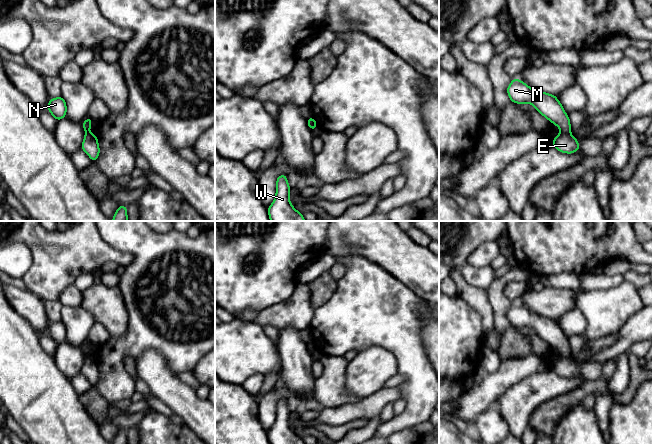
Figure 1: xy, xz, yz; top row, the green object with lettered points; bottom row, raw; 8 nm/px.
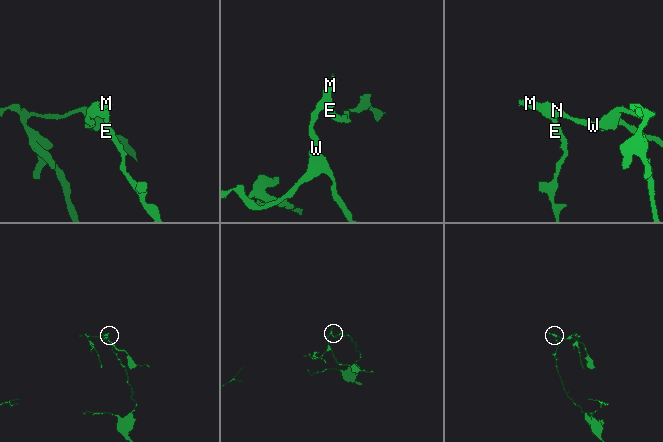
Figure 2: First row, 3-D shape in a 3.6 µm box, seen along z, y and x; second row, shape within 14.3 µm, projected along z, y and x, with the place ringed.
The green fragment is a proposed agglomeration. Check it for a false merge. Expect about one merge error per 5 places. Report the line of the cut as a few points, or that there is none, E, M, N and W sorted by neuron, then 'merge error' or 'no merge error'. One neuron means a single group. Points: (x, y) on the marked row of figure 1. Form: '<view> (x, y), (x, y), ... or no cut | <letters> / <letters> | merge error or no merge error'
yz (561, 132), (569, 133) | E / M N W | merge error

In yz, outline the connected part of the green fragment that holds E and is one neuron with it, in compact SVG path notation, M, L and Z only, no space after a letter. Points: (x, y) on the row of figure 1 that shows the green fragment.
M560 133L554 137L551 145L558 151L568 154L575 153L580 149L579 141L571 133Z

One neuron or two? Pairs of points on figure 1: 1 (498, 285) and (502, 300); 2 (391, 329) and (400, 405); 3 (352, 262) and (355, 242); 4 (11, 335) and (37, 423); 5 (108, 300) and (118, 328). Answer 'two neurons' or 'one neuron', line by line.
1: one neuron
2: two neurons
3: two neurons
4: one neuron
5: one neuron

